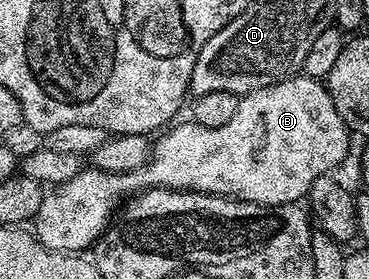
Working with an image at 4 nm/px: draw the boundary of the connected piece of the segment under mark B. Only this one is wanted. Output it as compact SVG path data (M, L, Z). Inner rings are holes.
M302 75L287 77L276 85L242 94L237 115L233 115L225 127L201 127L196 121L184 121L184 125L172 124L154 138L149 160L141 167L128 173L103 173L100 169L87 167L73 179L44 192L41 211L37 211L33 222L35 238L55 253L82 254L90 250L107 230L121 202L145 189L211 193L214 197L233 197L236 201L251 201L254 205L299 203L310 194L318 177L328 176L346 159L347 148L353 140L347 124L341 115L337 115L337 107L333 107L333 99L326 84L322 80Z

